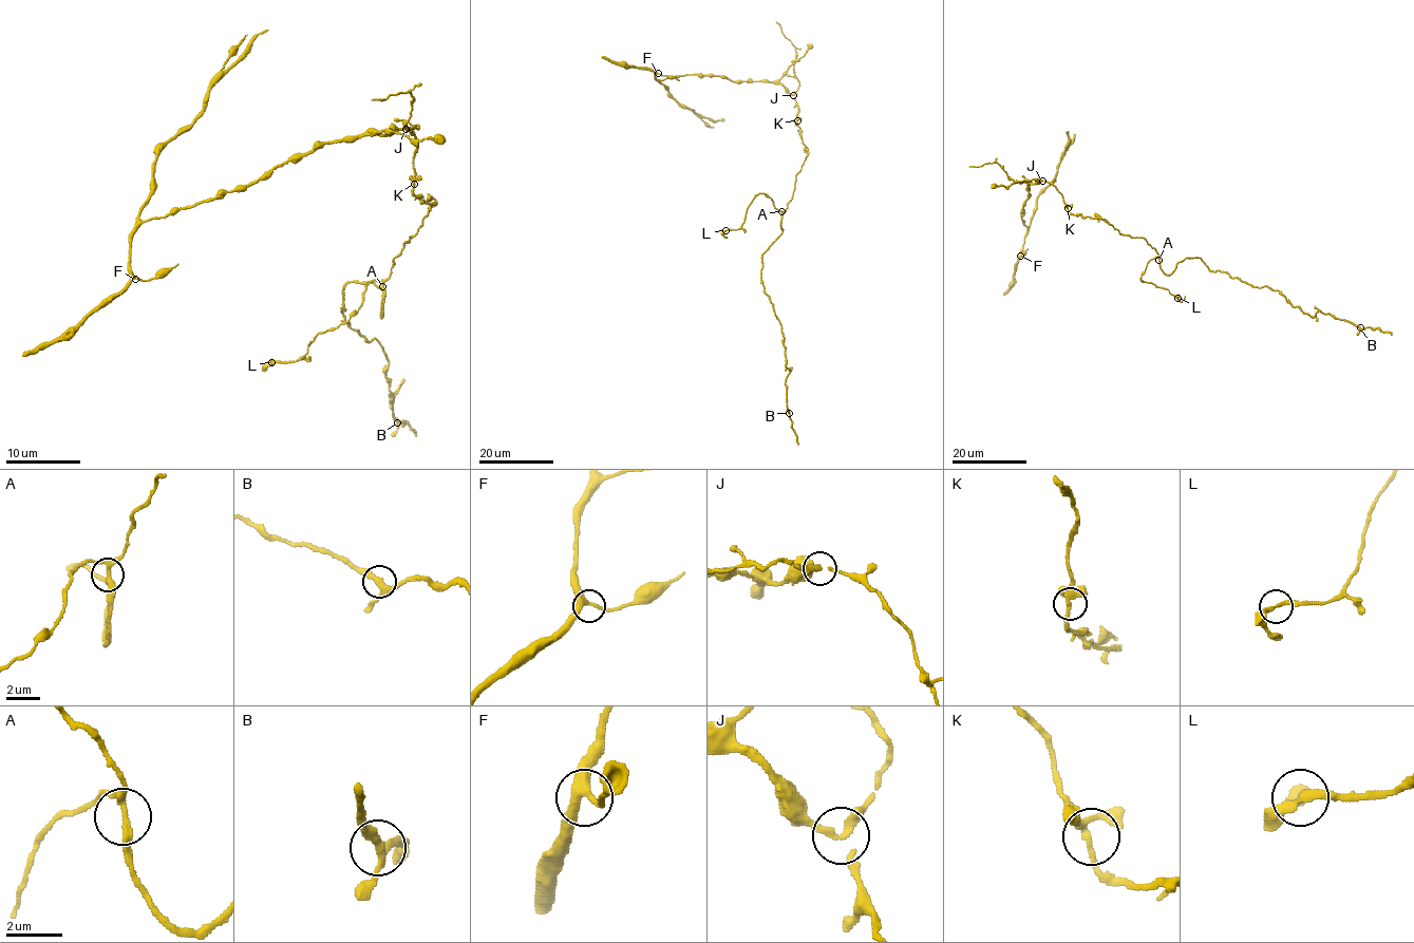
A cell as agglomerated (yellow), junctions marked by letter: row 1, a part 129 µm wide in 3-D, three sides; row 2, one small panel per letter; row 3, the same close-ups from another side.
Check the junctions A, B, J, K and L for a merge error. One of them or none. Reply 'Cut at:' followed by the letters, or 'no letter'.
Cut at: J

